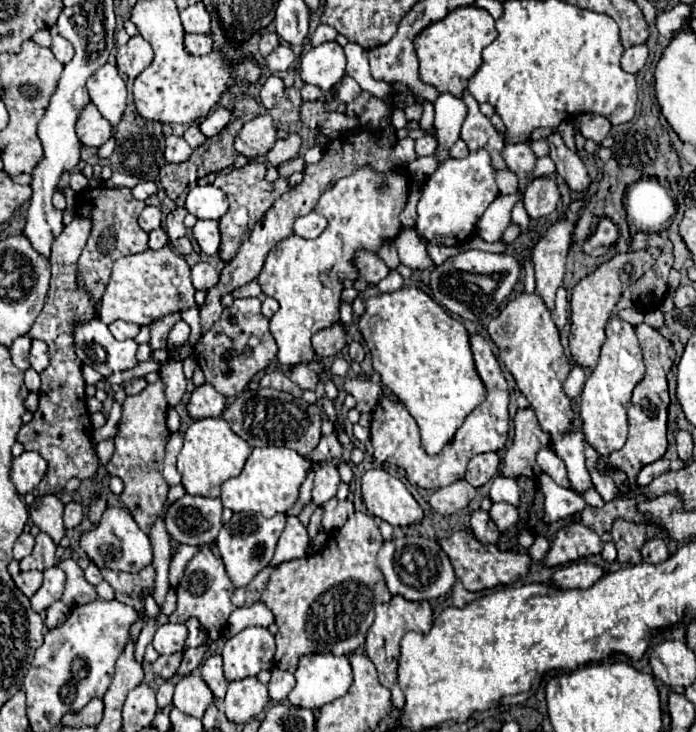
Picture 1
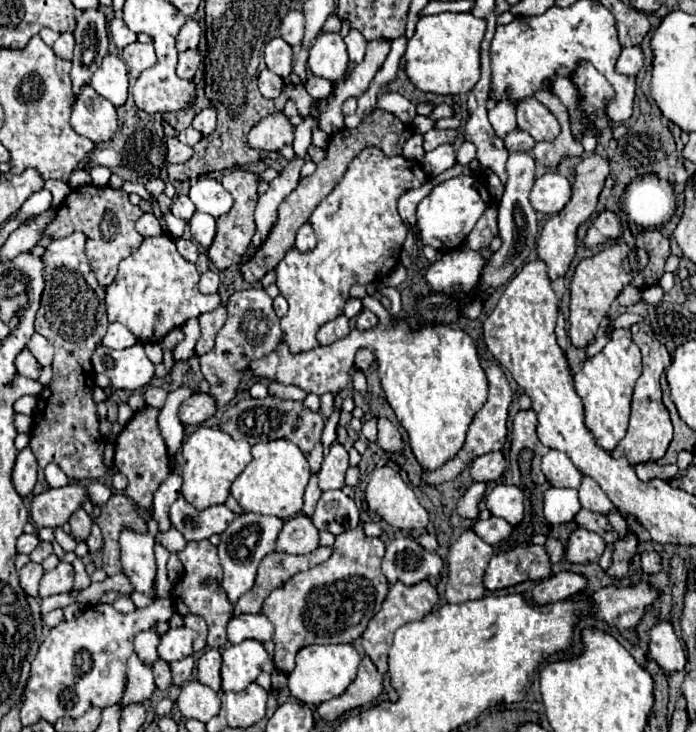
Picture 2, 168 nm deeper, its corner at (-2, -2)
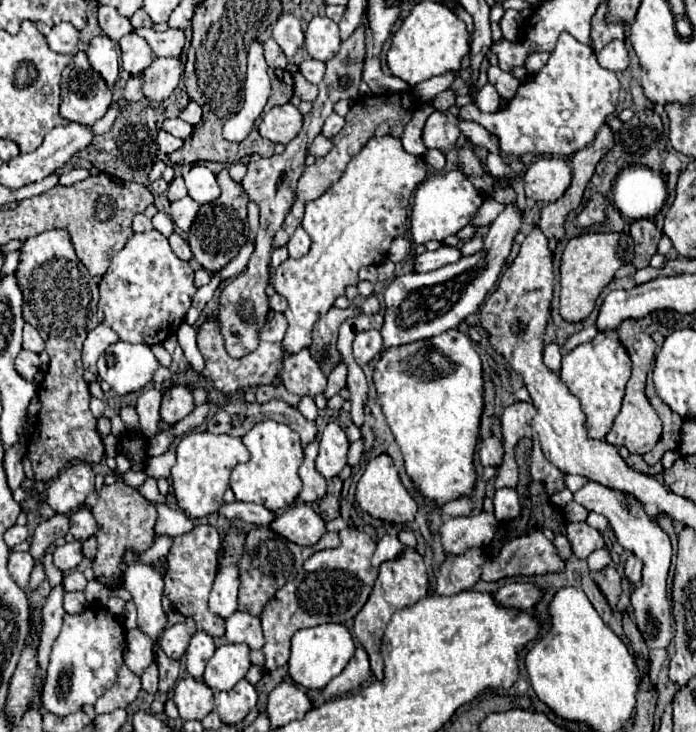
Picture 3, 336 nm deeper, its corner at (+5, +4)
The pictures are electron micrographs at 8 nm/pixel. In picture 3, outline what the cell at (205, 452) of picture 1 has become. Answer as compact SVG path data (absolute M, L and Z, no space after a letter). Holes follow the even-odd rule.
M191 430L177 444L177 462L171 468L171 480L175 498L181 510L191 518L205 518L223 504L223 494L229 488L229 476L235 464L249 460L249 452L243 446L241 438L229 434L211 434Z

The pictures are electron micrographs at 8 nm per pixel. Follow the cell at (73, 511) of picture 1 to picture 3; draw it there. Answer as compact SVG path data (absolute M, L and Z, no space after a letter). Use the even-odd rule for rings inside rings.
M77 510L69 516L69 522L71 522L71 534L77 538L77 540L87 540L89 536L93 536L97 532L97 522L93 518L93 514L89 510Z

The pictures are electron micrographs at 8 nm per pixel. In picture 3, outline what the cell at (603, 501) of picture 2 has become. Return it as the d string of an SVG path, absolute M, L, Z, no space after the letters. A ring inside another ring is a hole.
M587 482L581 490L577 490L573 494L573 500L579 502L581 506L585 506L591 512L603 514L611 528L615 530L615 536L619 540L619 544L625 550L631 550L637 558L643 560L643 580L641 584L633 590L631 594L631 606L633 606L633 618L637 622L637 628L641 630L645 642L649 648L667 648L669 642L673 640L671 634L671 606L667 600L667 574L669 574L669 564L671 564L671 542L667 538L667 534L661 530L661 526L653 520L647 518L645 510L641 508L641 504L623 492L605 488L603 484L597 482Z

